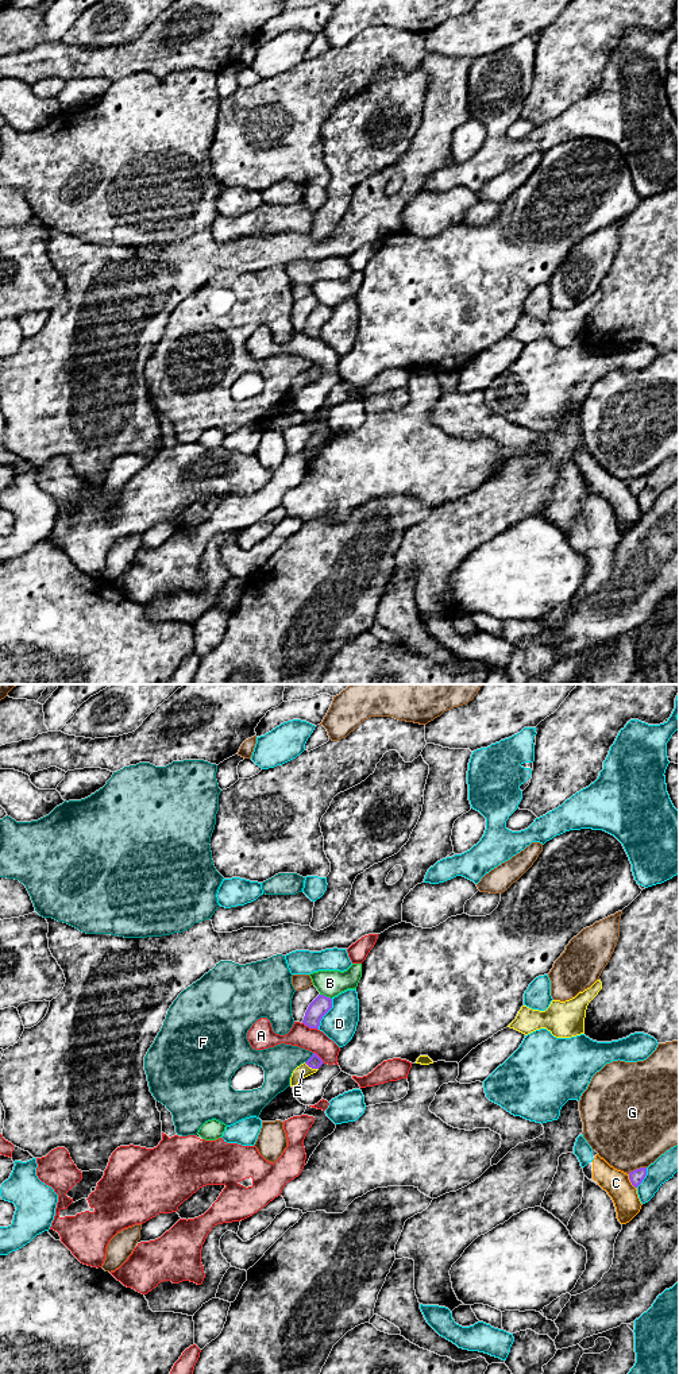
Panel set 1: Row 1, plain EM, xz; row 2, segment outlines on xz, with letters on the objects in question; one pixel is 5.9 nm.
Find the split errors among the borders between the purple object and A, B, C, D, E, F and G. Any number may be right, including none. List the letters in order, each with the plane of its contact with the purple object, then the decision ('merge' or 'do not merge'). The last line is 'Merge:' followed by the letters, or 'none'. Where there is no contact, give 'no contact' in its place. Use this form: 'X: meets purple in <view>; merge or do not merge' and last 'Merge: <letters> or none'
A: meets purple in xz; do not merge
B: meets purple in xz; do not merge
C: meets purple in xz; do not merge
D: meets purple in xz; do not merge
E: meets purple in xz; do not merge
F: meets purple in xz; do not merge
G: meets purple in xz; do not merge
Merge: none

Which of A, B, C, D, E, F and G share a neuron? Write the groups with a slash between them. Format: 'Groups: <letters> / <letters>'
Groups: A B E / C D / F / G

